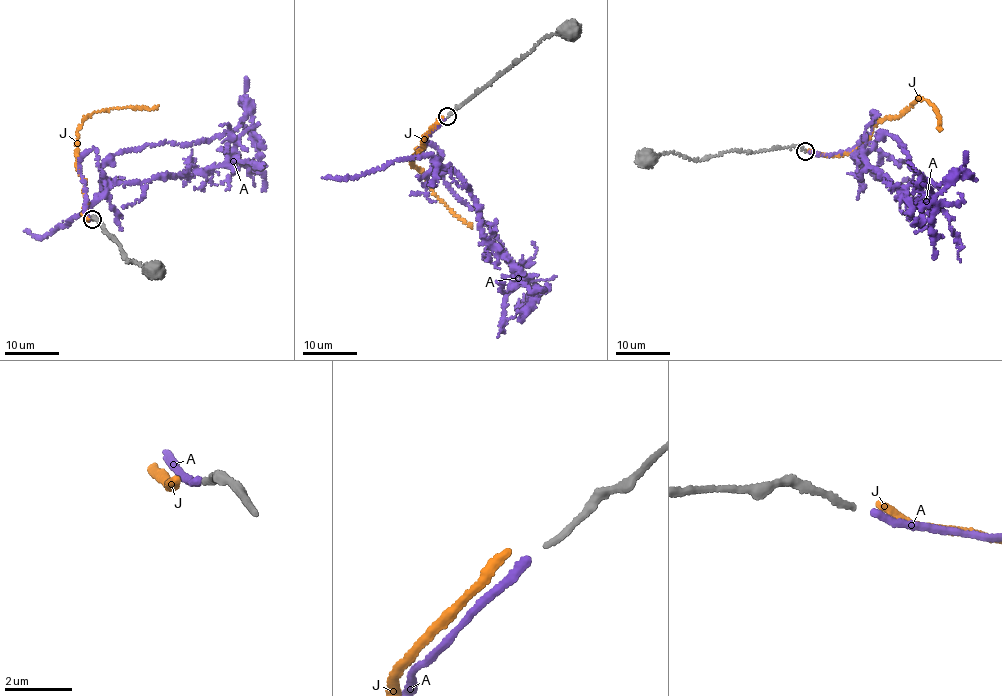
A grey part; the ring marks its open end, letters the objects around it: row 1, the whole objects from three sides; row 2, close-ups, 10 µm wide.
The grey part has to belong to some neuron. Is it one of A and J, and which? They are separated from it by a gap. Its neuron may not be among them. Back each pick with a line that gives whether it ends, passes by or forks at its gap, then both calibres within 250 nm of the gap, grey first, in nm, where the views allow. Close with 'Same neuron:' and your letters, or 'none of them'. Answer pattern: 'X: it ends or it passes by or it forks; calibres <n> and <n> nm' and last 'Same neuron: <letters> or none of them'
Same neuron: none of them

